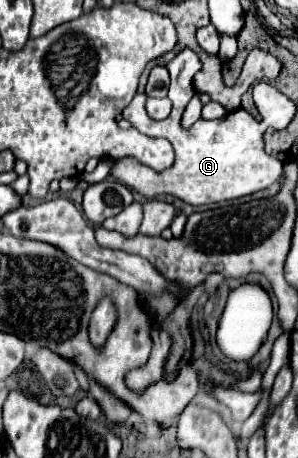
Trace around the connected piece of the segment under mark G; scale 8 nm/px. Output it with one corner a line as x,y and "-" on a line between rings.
137,93
130,105
124,109
122,117
130,121
130,125
144,135
168,139
176,151
174,165
164,171
154,171
142,165
138,159
122,157
122,159
114,159
110,169
110,175
114,179
138,191
142,197
152,199
158,195
174,195
190,205
210,205
262,191
282,175
282,161
264,151
262,135
266,131
266,125
262,121
256,121
248,111
244,109
234,111
238,113
238,119
226,115
220,127
206,127
202,123
194,123
192,127
184,129
180,125
180,119
190,99
190,93
186,93
184,99
182,97
174,99
172,113
164,121
156,121
148,117
145,109
146,98
144,93

